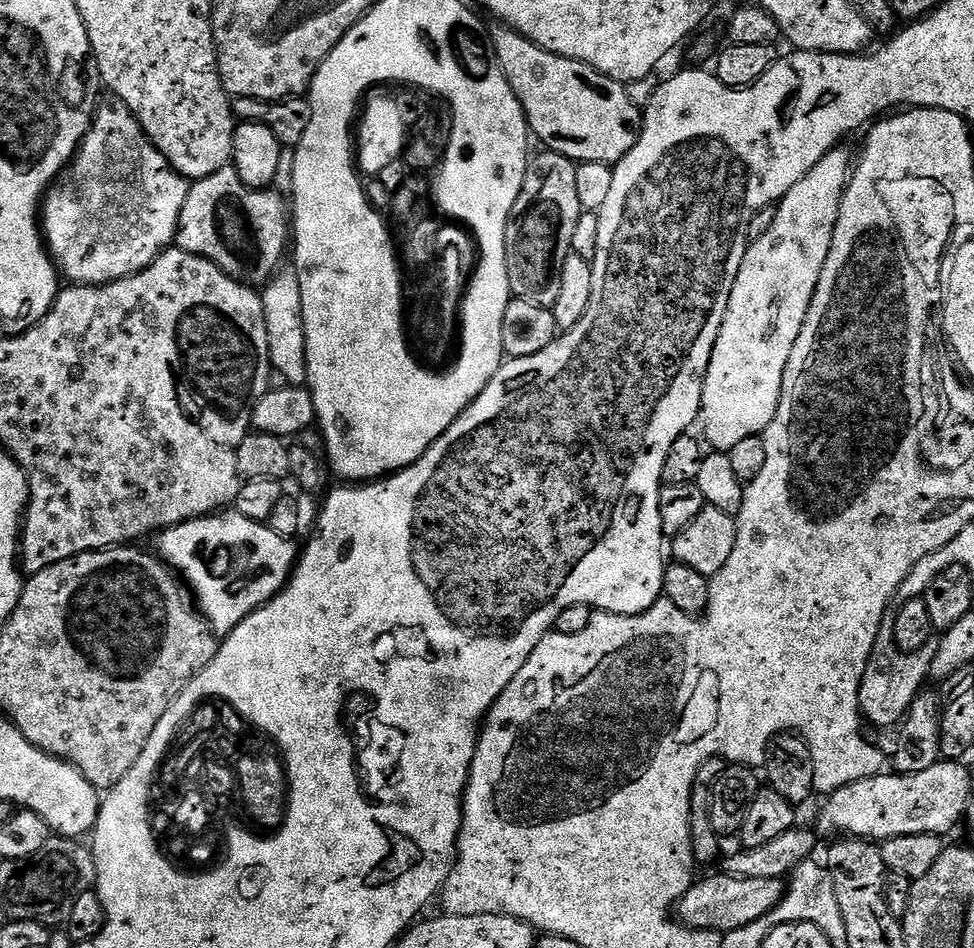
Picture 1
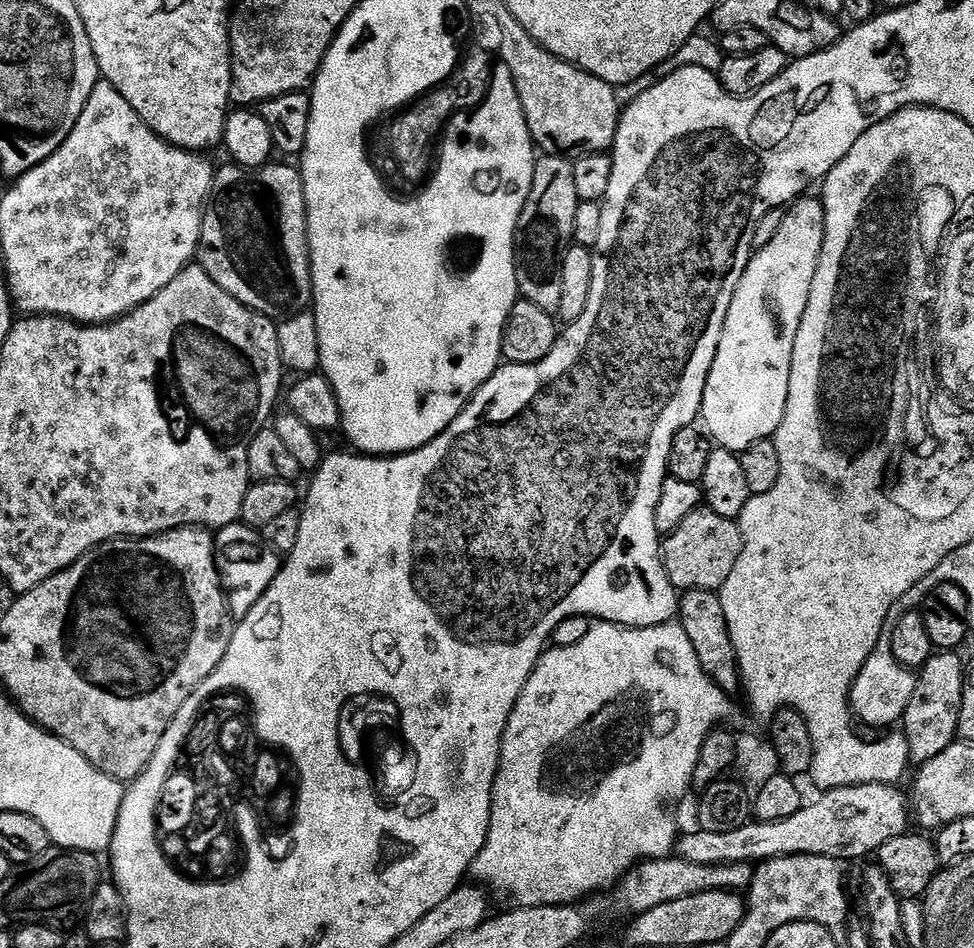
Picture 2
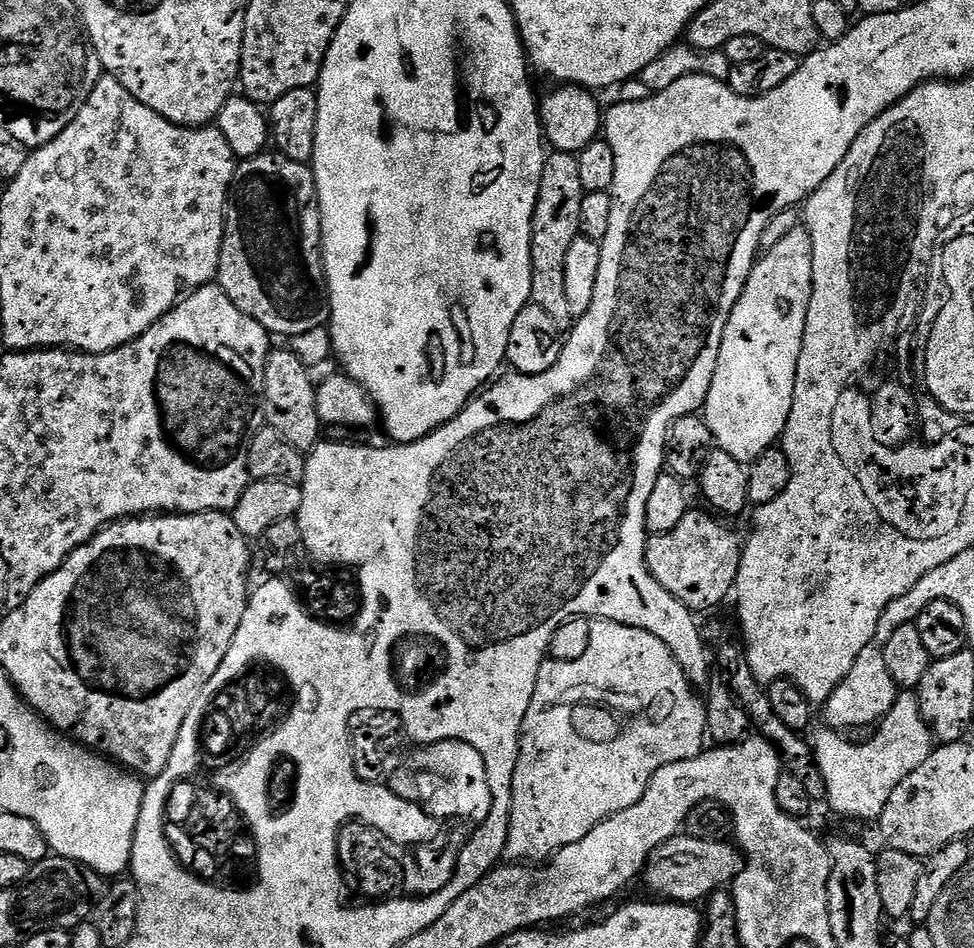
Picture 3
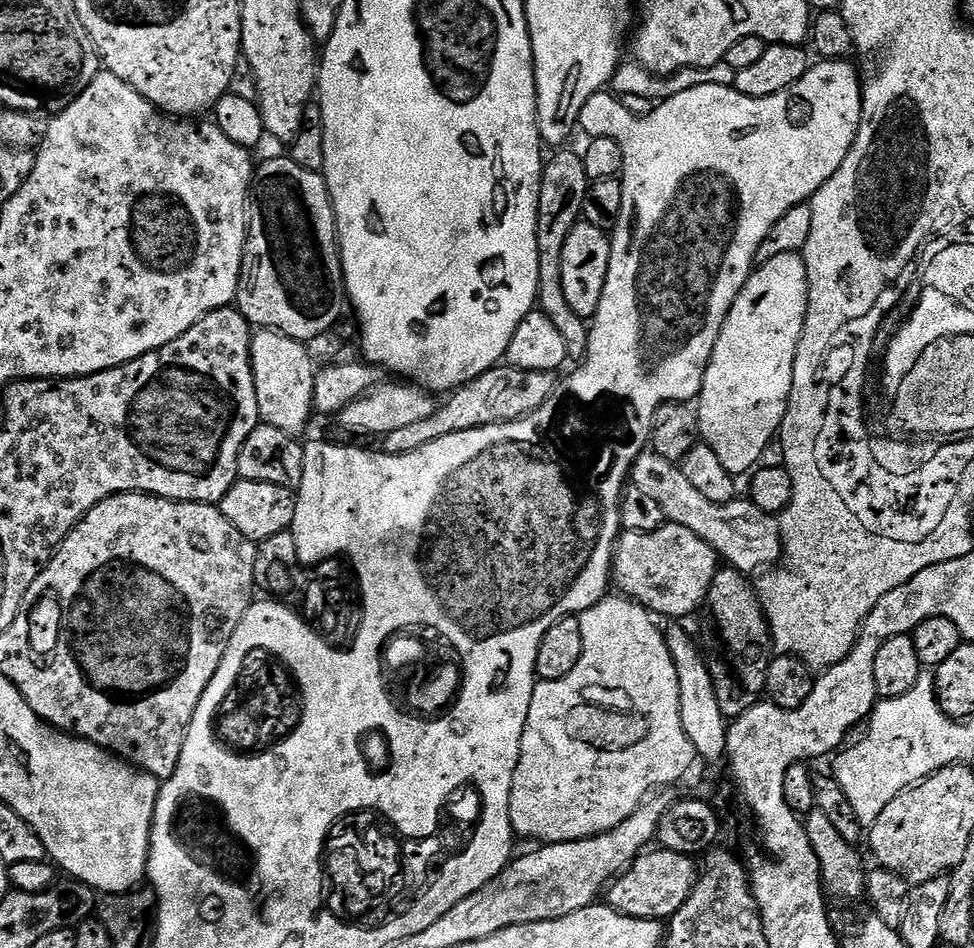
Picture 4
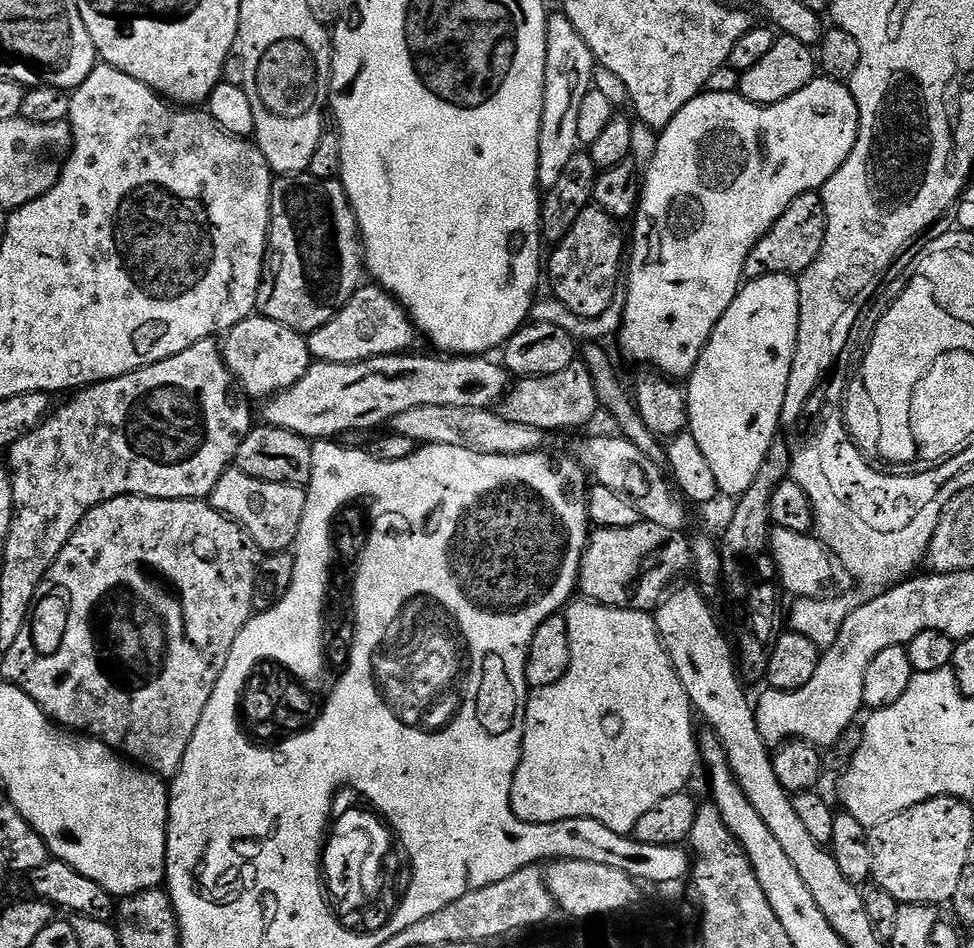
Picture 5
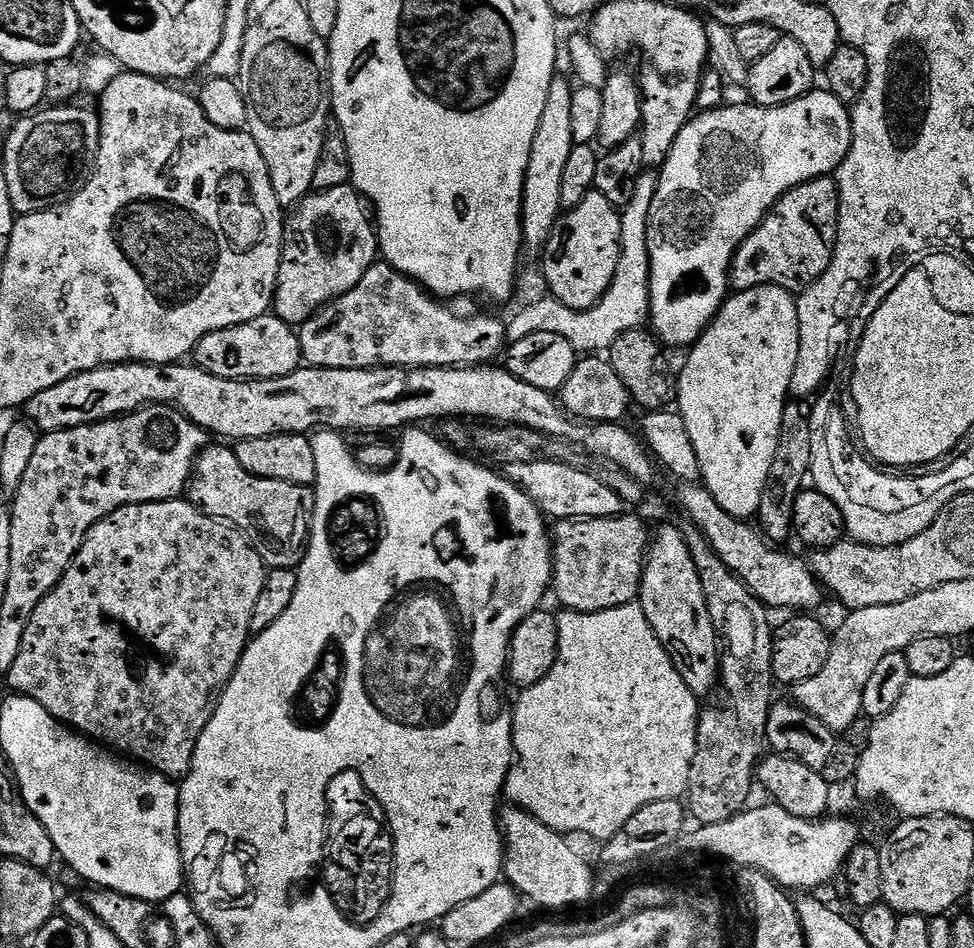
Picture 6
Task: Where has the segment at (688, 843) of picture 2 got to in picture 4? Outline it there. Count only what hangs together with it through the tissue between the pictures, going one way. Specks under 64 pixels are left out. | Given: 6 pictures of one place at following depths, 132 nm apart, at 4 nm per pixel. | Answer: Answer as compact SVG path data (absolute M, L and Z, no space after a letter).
M669 848L652 851L641 852L632 867L612 881L606 892L606 900L619 912L634 918L664 922L683 906L686 898L690 898L698 879L698 864L693 857L672 852Z

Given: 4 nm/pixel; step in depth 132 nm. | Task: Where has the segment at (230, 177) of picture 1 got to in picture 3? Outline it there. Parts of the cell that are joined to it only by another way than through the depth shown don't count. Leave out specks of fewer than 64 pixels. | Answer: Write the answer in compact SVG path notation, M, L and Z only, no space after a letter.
M265 150L258 156L251 156L249 160L240 160L236 165L236 172L232 175L232 187L228 189L228 202L224 206L224 237L222 238L222 250L220 251L220 271L218 273L218 283L226 295L230 298L230 302L234 302L234 306L238 306L238 310L242 310L242 314L246 314L250 318L254 318L254 322L258 322L273 337L285 336L291 338L298 334L306 334L306 330L318 330L325 327L330 320L330 306L328 305L328 280L324 277L324 252L320 249L322 246L322 222L320 221L320 207L318 206L318 194L316 193L316 180L312 177L312 170L309 165L294 162L288 156L281 156L279 151Z

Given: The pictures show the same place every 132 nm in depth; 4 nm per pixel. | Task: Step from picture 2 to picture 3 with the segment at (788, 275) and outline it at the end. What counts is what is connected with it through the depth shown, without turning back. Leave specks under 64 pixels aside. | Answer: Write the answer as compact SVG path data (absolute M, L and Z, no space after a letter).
M807 227L790 230L774 250L763 253L752 265L746 286L726 322L718 366L714 370L708 401L702 409L719 451L728 452L735 460L751 462L773 447L783 437L794 402L794 386L798 374L798 358L802 354L802 338L806 330L806 314L812 293L812 239Z

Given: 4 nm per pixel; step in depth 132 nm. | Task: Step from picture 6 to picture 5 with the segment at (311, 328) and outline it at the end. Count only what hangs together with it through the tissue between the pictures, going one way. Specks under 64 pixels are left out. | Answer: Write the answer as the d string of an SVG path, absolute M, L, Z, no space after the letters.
M375 282L365 283L338 315L307 337L313 361L322 364L357 364L375 356L398 356L407 353L415 340L418 333L408 311Z

